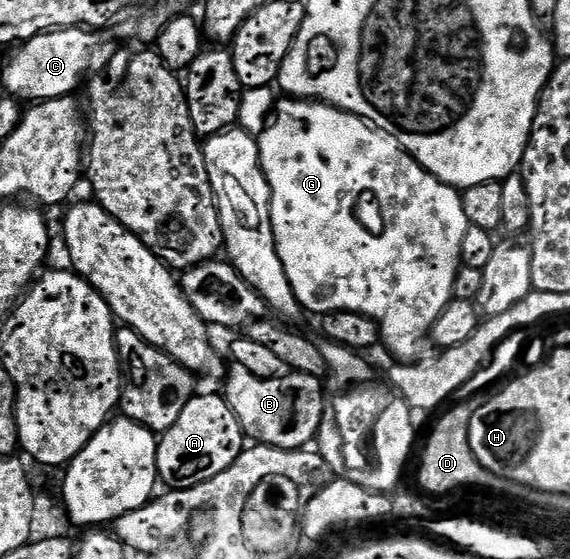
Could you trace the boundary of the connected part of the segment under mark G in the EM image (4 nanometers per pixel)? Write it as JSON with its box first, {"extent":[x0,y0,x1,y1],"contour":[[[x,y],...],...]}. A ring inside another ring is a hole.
{"extent":[257,96,468,359],"contour":[[[290,96],[276,101],[267,126],[263,133],[258,135],[257,141],[261,168],[269,180],[271,189],[271,223],[277,244],[277,256],[281,256],[281,264],[285,264],[285,276],[289,276],[289,284],[293,284],[293,292],[303,305],[304,311],[311,313],[312,310],[316,316],[338,310],[361,312],[379,325],[382,345],[384,347],[387,345],[399,357],[396,359],[418,359],[421,354],[419,349],[422,348],[423,341],[425,343],[428,341],[437,316],[441,316],[443,309],[453,301],[453,280],[461,265],[459,260],[461,240],[465,240],[465,232],[468,228],[462,193],[456,187],[437,180],[437,176],[433,176],[424,166],[417,164],[415,157],[393,136],[389,136],[389,132],[378,130],[364,118],[338,110],[336,106],[329,106],[326,102]]]}

